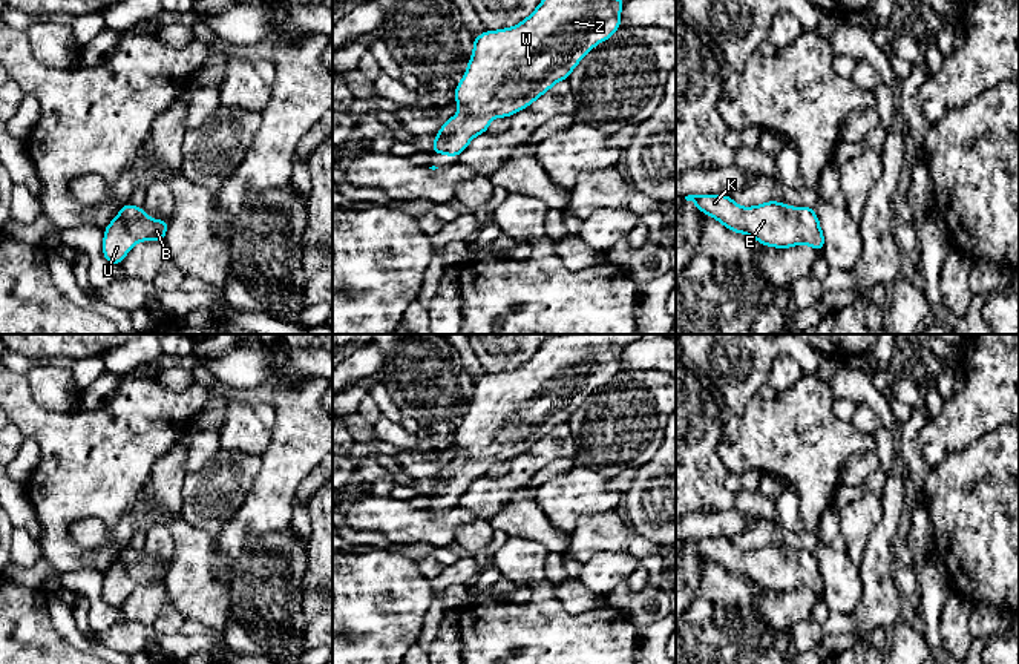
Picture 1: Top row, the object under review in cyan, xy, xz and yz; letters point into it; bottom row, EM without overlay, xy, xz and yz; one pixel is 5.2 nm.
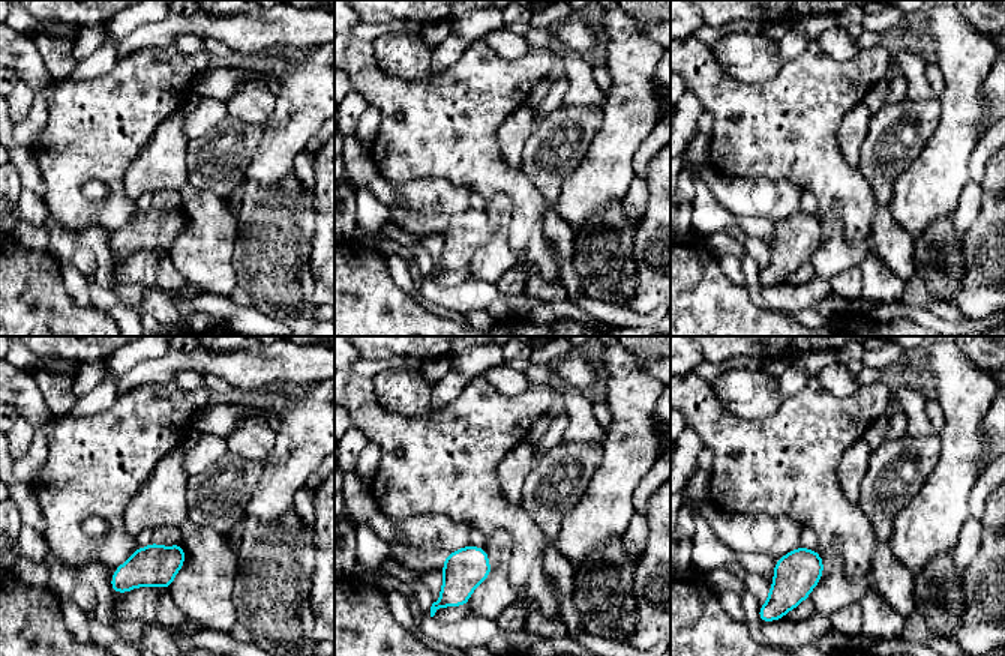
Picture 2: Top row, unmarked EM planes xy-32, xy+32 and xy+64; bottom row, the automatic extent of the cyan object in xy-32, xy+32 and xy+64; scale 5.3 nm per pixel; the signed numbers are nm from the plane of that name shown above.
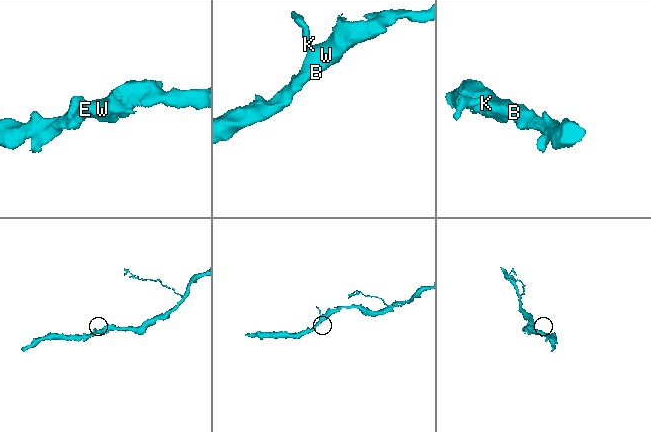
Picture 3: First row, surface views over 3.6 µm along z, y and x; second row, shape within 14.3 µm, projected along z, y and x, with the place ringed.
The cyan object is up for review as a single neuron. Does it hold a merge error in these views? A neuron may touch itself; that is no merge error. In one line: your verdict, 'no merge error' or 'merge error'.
no merge error

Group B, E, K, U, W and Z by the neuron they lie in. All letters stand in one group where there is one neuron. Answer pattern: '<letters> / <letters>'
B E K U W Z

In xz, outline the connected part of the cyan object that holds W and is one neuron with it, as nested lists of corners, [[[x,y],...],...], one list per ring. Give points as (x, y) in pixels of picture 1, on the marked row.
[[[541,0],[536,9],[516,26],[484,31],[481,35],[473,37],[473,52],[467,71],[454,90],[460,112],[444,121],[443,127],[435,133],[431,153],[458,156],[477,135],[487,132],[493,118],[512,117],[529,107],[558,81],[567,80],[587,52],[601,41],[611,38],[621,28],[624,3],[624,0]]]

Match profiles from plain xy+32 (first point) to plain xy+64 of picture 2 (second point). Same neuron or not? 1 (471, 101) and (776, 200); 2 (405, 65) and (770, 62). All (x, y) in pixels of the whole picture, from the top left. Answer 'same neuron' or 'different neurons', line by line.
1: different neurons
2: same neuron

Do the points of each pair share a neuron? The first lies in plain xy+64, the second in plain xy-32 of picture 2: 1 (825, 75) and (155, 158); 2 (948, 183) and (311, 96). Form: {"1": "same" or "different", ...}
{"1": "different", "2": "same"}

